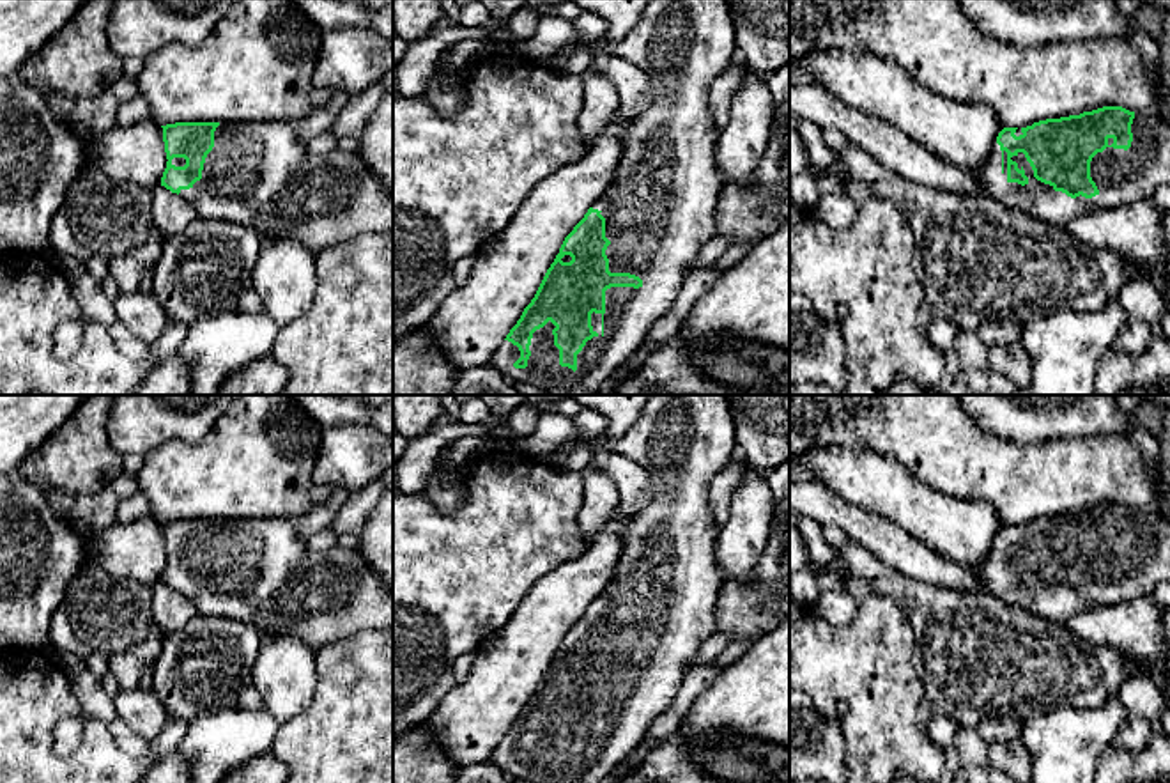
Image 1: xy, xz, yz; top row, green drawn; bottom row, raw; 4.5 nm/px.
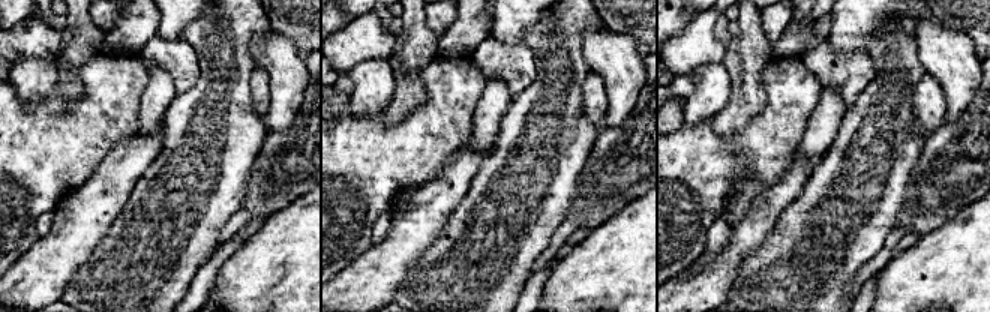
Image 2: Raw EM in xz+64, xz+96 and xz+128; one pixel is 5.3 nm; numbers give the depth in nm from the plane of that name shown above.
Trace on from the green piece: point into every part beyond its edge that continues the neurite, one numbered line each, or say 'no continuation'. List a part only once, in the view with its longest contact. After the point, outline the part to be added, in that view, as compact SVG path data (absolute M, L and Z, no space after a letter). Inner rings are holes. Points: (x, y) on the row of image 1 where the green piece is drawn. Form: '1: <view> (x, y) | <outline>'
1: xz (659, 209) | M651 0L635 23L635 27L620 41L605 37L595 43L595 48L609 50L651 76L651 105L632 117L621 133L621 159L612 182L604 195L591 205L605 218L605 237L611 244L605 250L611 273L630 273L643 280L639 289L611 287L605 291L605 314L591 314L593 331L598 335L586 342L577 354L577 370L559 365L559 349L554 345L550 321L536 329L531 338L531 356L526 368L515 368L520 351L504 340L494 356L490 367L515 383L531 383L550 395L597 395L604 383L625 365L643 345L651 326L673 306L687 267L696 260L701 248L715 234L715 214L719 197L724 186L722 172L715 161L713 151L719 138L719 128L708 108L708 89L715 76L726 71L736 58L735 28L729 16L727 0Z

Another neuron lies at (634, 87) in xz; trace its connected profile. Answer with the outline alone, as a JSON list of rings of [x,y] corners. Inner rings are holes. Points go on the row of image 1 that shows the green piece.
[[[595,48],[589,69],[612,81],[621,115],[635,117],[651,105],[651,76],[635,64],[612,55],[609,50]]]

